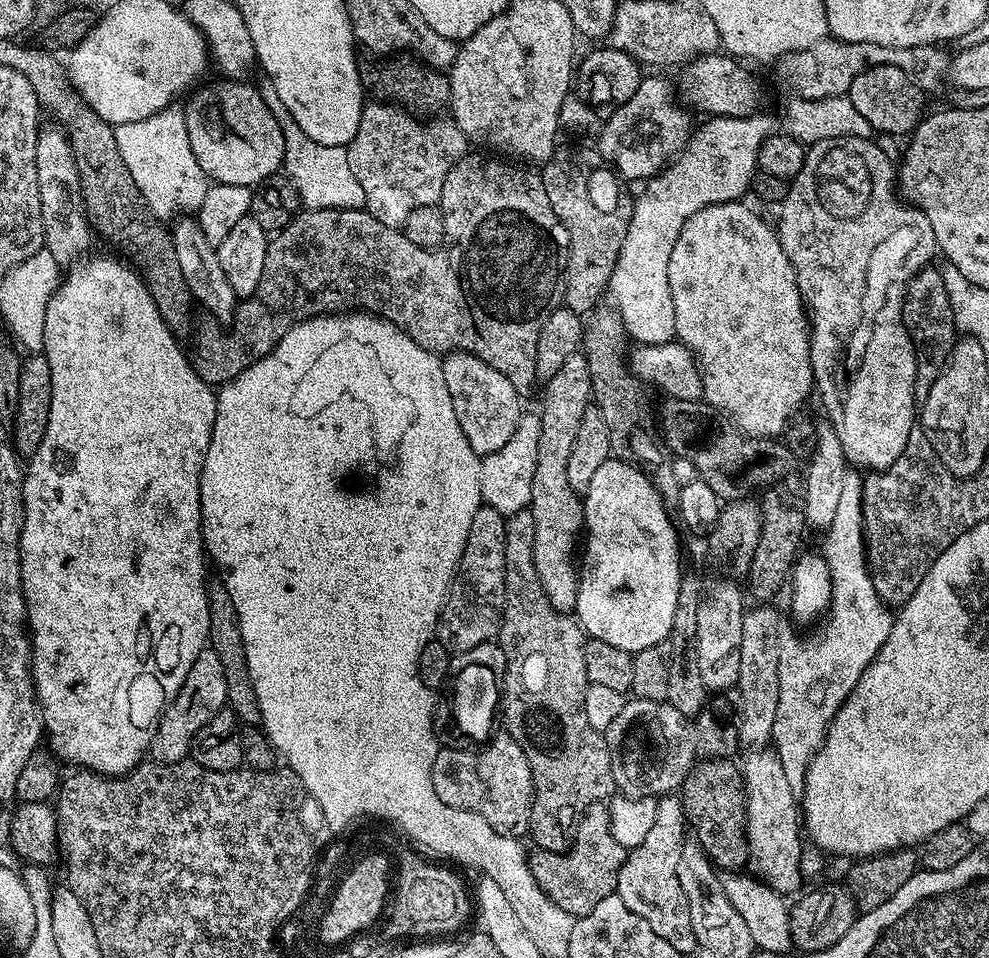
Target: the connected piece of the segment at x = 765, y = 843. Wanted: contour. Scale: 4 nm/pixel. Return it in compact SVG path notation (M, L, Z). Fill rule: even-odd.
M764 746L749 752L752 753L742 760L744 815L748 826L747 867L755 879L773 892L799 893L800 883L805 883L806 880L800 869L806 850L804 846L800 846L802 812L798 807L797 793L786 779L786 770L782 770L782 762L776 751Z

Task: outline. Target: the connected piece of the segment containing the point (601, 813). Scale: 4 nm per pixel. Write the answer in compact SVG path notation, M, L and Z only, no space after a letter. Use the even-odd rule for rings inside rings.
M607 803L592 804L584 811L570 840L566 852L533 851L528 857L528 865L538 882L538 886L561 908L579 918L590 914L602 898L613 895L620 867L624 865L626 849L614 842L610 834L610 818Z

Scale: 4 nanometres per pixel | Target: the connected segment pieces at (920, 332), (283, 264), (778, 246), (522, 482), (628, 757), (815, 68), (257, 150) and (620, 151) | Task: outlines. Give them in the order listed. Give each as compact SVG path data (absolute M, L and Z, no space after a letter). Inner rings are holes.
M929 266L924 268L908 284L904 292L904 328L908 332L912 342L920 342L922 356L924 356L924 368L922 372L916 372L917 389L927 390L936 381L936 376L942 369L952 351L953 344L958 339L958 329L952 321L952 307L946 294L946 286L942 282L940 268Z
M466 154L446 174L446 182L442 186L442 194L438 201L444 212L444 243L438 248L419 248L410 242L410 238L404 236L403 231L386 226L378 222L364 208L309 208L301 210L292 217L292 220L280 232L275 233L268 241L266 250L266 262L262 266L262 279L258 281L258 290L254 294L243 297L237 303L236 311L230 321L232 332L223 332L221 325L216 322L212 324L197 323L194 328L194 341L196 349L190 352L192 368L207 384L223 386L234 379L238 374L246 371L254 362L258 362L292 329L294 324L300 320L311 320L313 318L325 318L333 314L347 314L353 310L370 312L374 316L380 316L388 320L394 326L402 329L418 346L437 354L450 352L469 352L482 362L494 366L498 374L506 374L510 382L517 390L525 390L530 384L537 383L536 378L536 343L538 334L546 322L546 318L555 308L561 307L564 295L564 266L566 263L566 252L562 247L567 245L568 232L562 226L562 222L554 214L550 206L550 197L546 195L544 177L539 171L531 172L531 167L521 166L516 162L509 162L504 158L492 156L472 156Z
M727 200L721 204L708 204L698 209L682 226L678 234L678 242L674 242L674 250L670 250L668 263L668 277L670 278L670 298L674 302L675 339L686 345L692 355L696 357L700 366L700 377L704 383L703 399L711 404L717 412L728 417L741 432L747 436L763 436L776 438L783 433L788 421L801 411L804 399L813 395L814 381L812 379L812 363L810 362L810 321L804 306L804 299L800 297L798 282L794 274L794 266L790 266L790 258L782 250L782 242L777 229L772 228L752 208L747 208L740 200Z
M525 411L521 415L518 426L500 450L483 457L480 461L481 501L487 507L498 510L505 518L518 514L518 510L529 507L532 502L532 483L536 469L536 447L540 437L540 418L535 411Z
M632 698L625 701L621 713L610 722L604 733L611 752L611 773L615 789L623 796L644 797L675 793L699 756L729 759L738 749L738 730L732 723L721 725L716 719L706 722L706 742L700 753L700 730L693 719L681 714L667 701Z
M825 38L808 49L800 49L797 52L788 52L778 60L780 76L788 83L788 88L793 97L800 97L804 100L822 98L834 98L847 93L850 82L862 74L862 70L870 70L870 66L898 66L908 77L920 87L920 91L931 94L939 86L950 72L949 53L943 52L943 47L935 44L923 44L922 46L878 46L874 42L846 42L835 38Z
M218 80L217 84L205 83L197 87L187 97L188 105L183 105L186 130L190 134L190 150L194 150L194 158L198 158L198 166L202 166L209 181L247 188L259 186L266 178L277 175L284 168L282 126L278 126L278 118L274 118L270 106L266 106L259 87L252 85L251 88L251 83L238 80Z
M645 75L641 79L638 90L634 90L634 98L630 102L621 104L611 109L612 117L603 121L598 133L598 151L625 181L640 180L647 182L657 176L663 168L668 167L670 161L684 151L689 137L694 131L694 123L688 115L689 109L678 99L674 91L674 84L663 80L660 76Z

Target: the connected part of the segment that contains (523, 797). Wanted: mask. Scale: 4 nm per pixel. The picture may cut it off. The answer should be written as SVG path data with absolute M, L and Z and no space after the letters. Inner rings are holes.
M503 730L497 731L484 746L484 749L479 749L476 758L478 778L482 778L484 787L484 802L478 811L486 818L486 822L490 822L490 826L494 826L498 834L527 837L534 798L534 778L530 774L530 762L526 762L522 746L518 746L518 742L514 742L514 738Z

